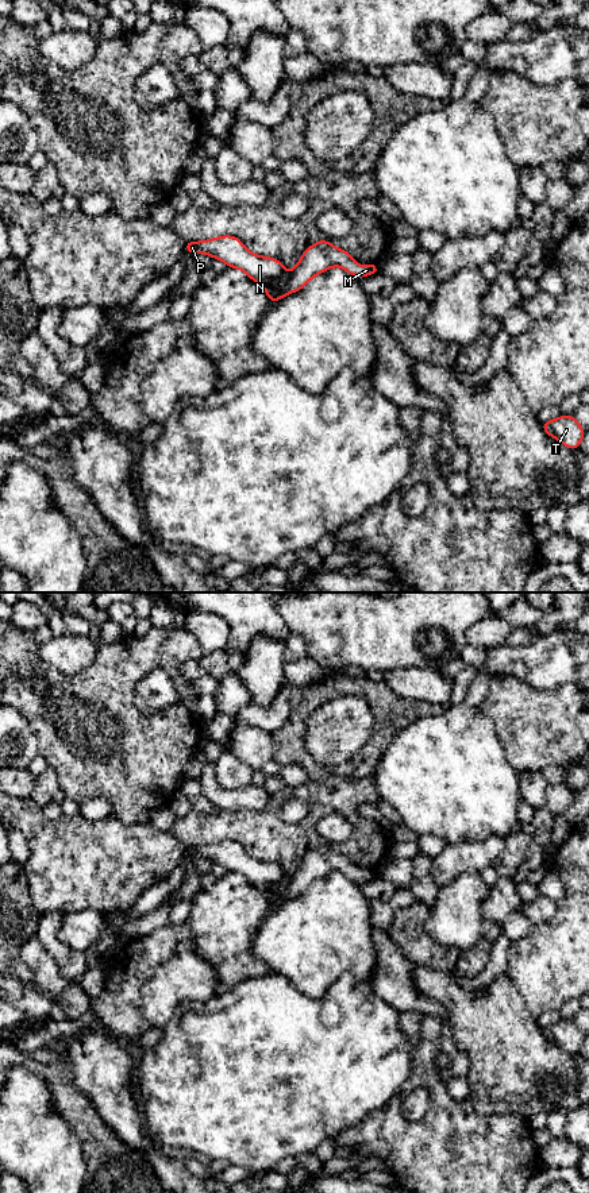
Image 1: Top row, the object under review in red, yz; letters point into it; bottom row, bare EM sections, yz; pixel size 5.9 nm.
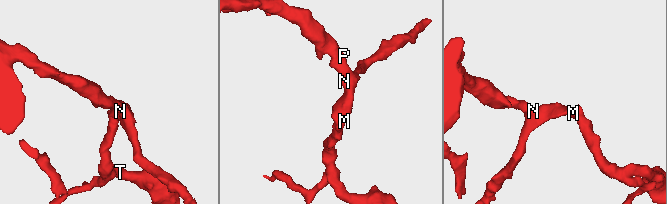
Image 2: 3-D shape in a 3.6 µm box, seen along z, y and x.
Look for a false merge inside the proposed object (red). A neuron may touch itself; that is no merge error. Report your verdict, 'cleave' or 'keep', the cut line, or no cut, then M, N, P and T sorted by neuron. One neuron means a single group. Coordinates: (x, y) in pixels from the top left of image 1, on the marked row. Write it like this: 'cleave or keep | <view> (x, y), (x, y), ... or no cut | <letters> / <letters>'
keep | no cut | M N P T

